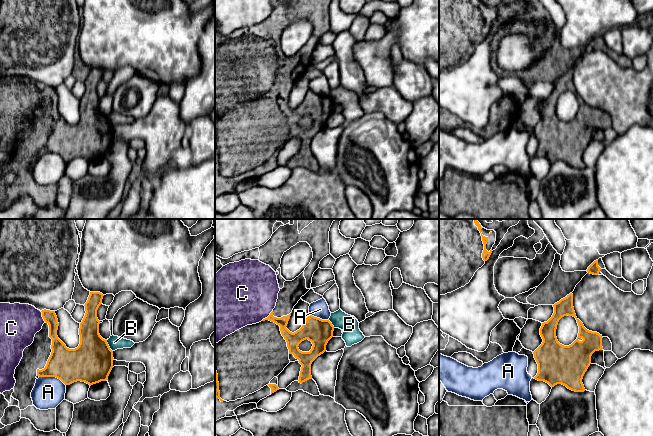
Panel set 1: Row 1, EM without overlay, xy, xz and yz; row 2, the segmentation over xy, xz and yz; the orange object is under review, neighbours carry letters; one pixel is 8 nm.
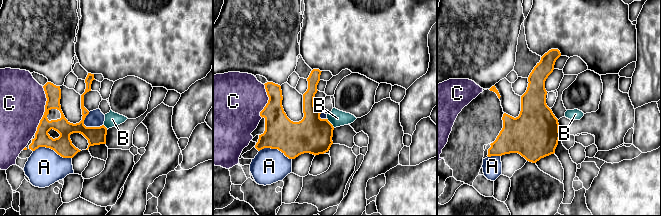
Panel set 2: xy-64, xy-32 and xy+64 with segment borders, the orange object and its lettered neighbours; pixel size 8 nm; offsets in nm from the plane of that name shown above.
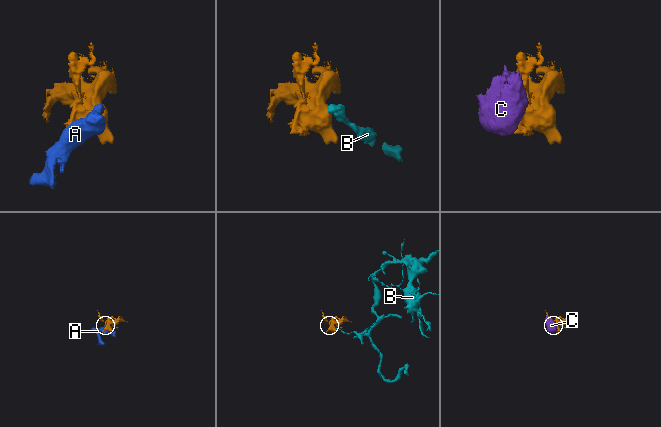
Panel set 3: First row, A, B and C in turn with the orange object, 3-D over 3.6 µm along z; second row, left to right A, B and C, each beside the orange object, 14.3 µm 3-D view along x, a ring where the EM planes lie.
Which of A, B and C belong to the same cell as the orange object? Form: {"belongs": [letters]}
{"belongs": ["C"]}

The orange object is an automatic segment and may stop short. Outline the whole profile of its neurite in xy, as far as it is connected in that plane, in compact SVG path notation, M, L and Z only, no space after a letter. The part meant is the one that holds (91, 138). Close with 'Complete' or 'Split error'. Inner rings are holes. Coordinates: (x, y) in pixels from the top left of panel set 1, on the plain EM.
M90 68L84 81L86 89L79 104L80 120L75 125L67 124L58 114L59 99L55 87L41 87L44 97L49 101L52 128L45 144L37 145L37 152L56 153L65 161L81 157L91 162L108 156L114 134L107 116L99 110L97 86L103 72L100 68Z. Complete

